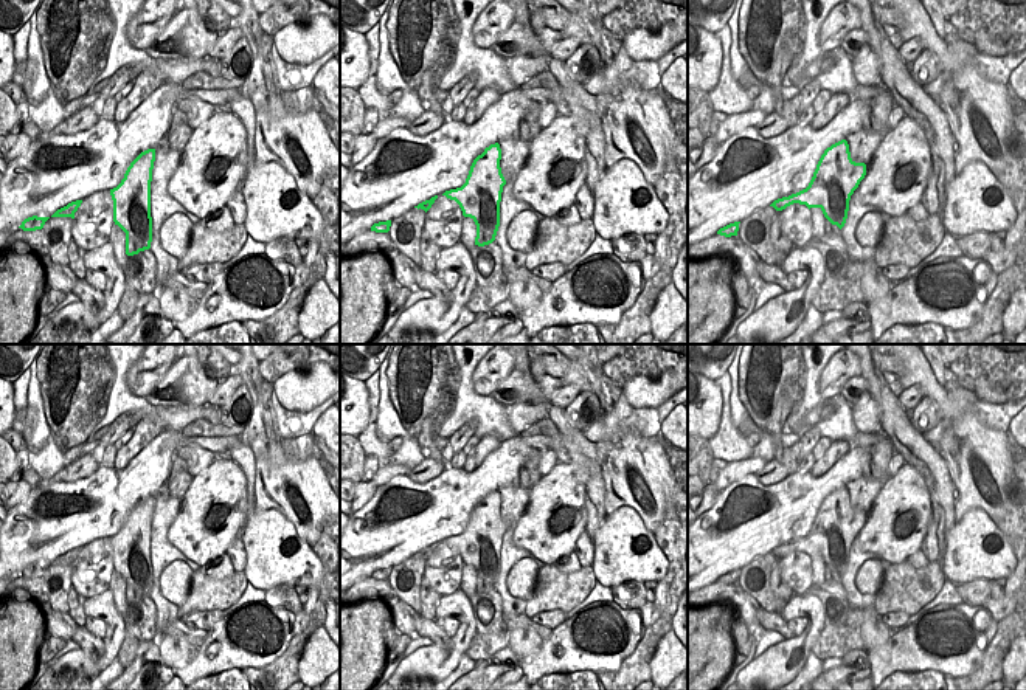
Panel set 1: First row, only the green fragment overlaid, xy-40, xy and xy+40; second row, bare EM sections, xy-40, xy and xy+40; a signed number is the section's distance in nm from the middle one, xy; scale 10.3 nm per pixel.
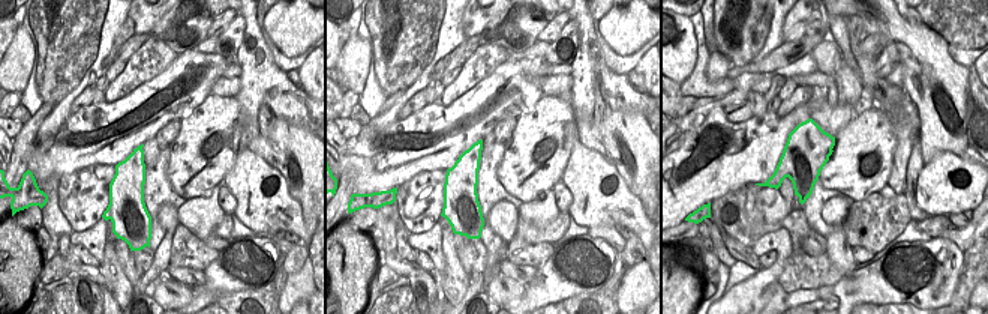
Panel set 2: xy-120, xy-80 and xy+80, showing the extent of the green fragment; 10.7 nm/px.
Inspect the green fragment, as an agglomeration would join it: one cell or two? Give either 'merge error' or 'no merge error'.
merge error

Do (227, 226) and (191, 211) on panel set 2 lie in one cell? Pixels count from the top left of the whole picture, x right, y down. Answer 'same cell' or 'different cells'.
different cells

